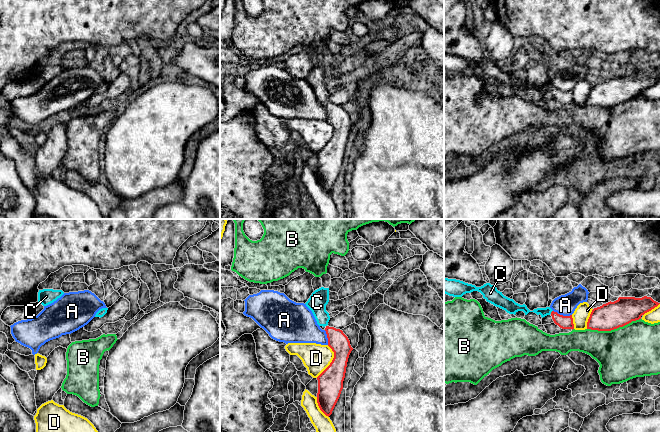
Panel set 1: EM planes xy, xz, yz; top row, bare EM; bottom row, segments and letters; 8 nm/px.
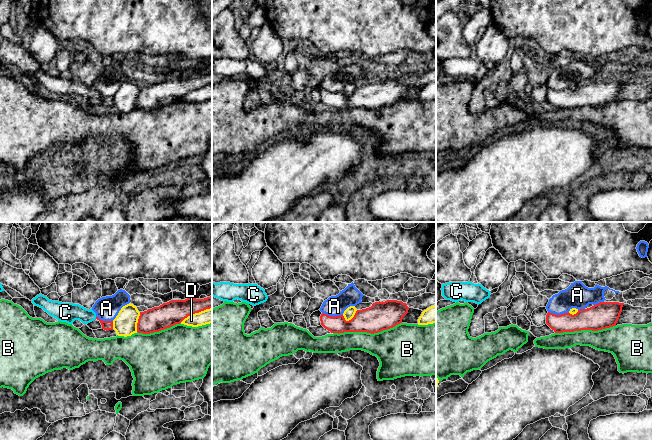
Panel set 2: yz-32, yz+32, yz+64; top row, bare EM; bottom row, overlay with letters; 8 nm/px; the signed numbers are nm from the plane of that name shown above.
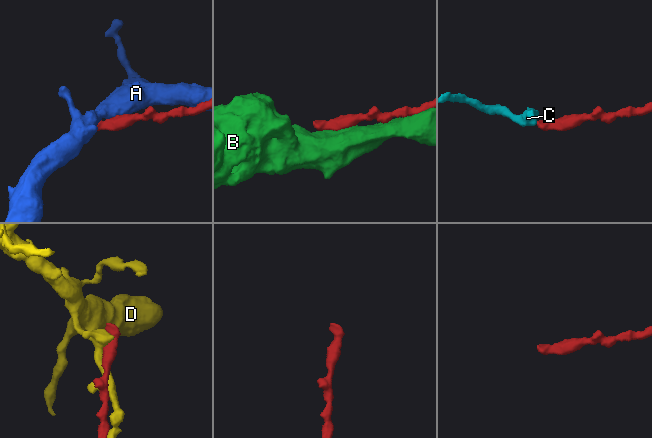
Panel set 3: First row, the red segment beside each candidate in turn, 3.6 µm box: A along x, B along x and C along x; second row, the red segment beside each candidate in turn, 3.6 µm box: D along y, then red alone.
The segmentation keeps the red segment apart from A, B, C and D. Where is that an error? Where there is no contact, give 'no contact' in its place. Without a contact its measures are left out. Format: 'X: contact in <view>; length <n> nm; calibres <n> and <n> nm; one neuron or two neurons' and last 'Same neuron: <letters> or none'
A: contact in yz; length 160 nm; calibres 110 and 170 nm; two neurons
B: contact in yz; length 440 nm; calibres 220 and 420 nm; two neurons
C: contact in yz; length 40 nm; calibres 110 and 70 nm; one neuron
D: contact in xz; length 280 nm; calibres 200 and 220 nm; two neurons
Same neuron: C

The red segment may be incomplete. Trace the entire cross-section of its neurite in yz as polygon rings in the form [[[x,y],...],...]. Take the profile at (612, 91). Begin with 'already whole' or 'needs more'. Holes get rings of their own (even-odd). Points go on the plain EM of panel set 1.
already whole | [[[619,73],[614,78],[608,78],[594,84],[587,98],[587,105],[611,107],[623,103],[657,83],[660,79],[651,73]]]

